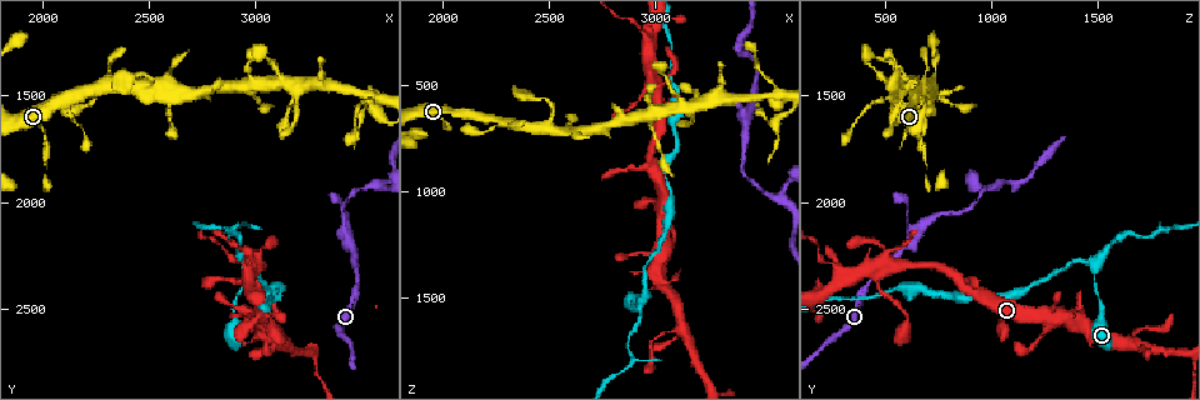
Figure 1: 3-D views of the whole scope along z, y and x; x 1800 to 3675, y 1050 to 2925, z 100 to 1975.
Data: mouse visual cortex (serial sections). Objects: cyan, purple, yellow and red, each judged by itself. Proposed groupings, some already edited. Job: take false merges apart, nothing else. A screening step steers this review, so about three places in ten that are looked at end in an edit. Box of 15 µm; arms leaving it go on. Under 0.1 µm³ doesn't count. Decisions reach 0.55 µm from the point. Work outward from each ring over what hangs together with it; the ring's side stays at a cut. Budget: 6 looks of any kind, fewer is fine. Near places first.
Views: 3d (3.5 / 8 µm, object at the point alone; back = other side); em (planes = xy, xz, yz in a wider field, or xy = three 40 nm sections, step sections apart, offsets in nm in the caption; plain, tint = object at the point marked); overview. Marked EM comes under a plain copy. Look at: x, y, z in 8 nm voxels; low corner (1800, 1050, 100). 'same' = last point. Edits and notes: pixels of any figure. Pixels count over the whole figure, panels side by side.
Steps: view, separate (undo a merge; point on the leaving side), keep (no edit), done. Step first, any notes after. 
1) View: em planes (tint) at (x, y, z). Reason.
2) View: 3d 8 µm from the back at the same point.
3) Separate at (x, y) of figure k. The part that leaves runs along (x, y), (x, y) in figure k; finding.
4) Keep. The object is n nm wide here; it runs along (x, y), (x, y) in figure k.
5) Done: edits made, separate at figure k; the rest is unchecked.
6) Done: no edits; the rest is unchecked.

View: 3d 8 µm at (2940, 2300, 1480). Three-way junction.

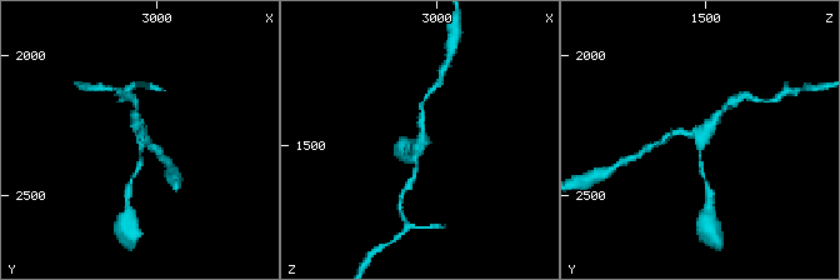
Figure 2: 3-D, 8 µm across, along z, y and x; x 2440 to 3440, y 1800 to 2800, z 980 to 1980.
View: em xy step 3 (tint) at (2950, 2290, 1480). 3 arms meet here; the arms are 100, 150, 200 nm wide.

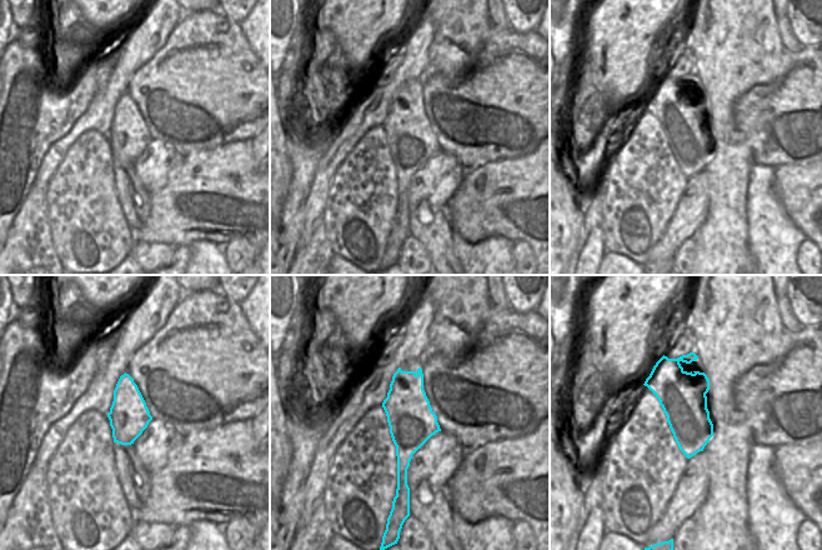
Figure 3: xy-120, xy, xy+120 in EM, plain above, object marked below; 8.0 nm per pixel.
Keep. It runs along (701, 171), (698, 133), (666, 138) in figure 2; one cell here.

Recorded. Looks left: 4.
View: 3d 8 µm at (2900, 2130, 1800). Sharp bend.

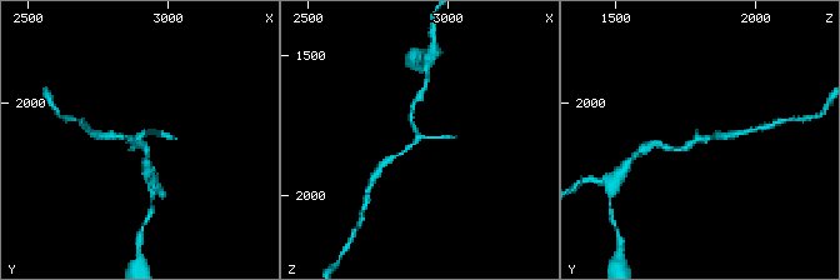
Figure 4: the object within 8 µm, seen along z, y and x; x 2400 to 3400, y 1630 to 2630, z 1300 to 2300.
View: em planes (tint) at (2890, 2130, 1800).

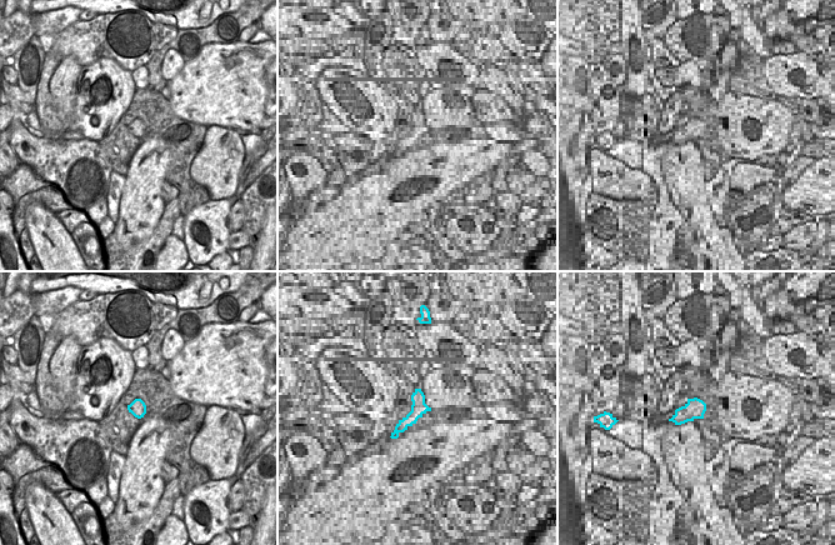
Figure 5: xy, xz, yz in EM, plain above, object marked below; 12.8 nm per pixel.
Keep. It runs along (411, 108), (416, 140), (386, 161) in figure 4; continuous, no second cell.

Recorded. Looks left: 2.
Done: no edits; the rest is unchecked.

